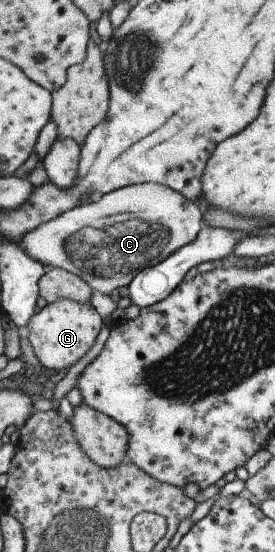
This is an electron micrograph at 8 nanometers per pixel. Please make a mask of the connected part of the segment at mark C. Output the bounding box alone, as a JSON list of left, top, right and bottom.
[17,183,202,295]

